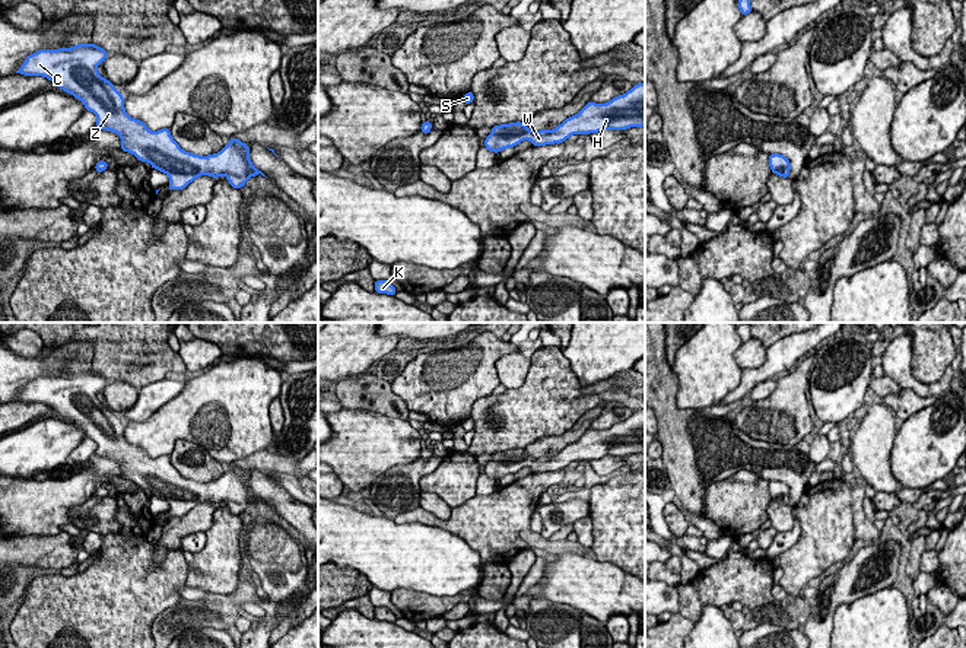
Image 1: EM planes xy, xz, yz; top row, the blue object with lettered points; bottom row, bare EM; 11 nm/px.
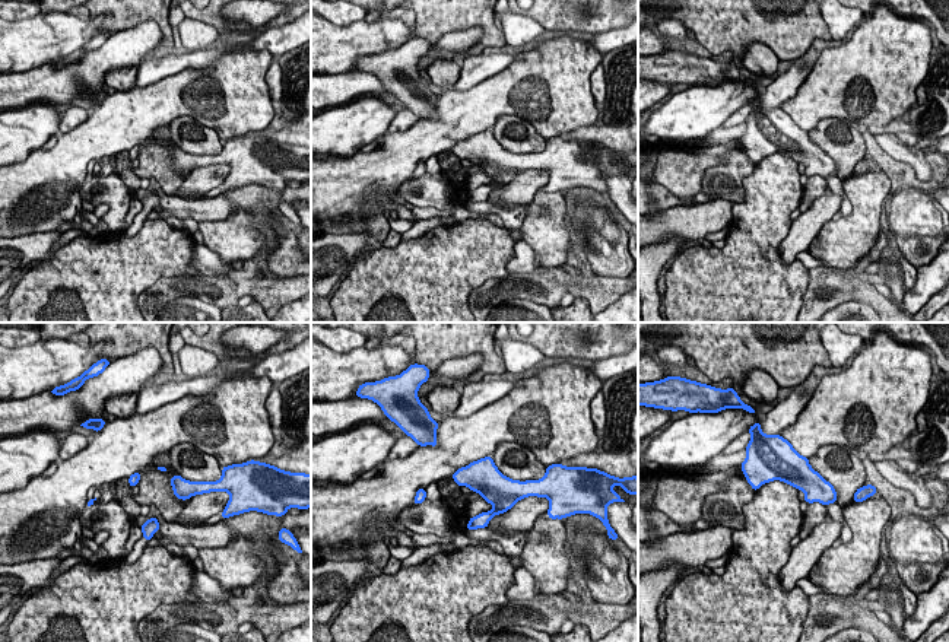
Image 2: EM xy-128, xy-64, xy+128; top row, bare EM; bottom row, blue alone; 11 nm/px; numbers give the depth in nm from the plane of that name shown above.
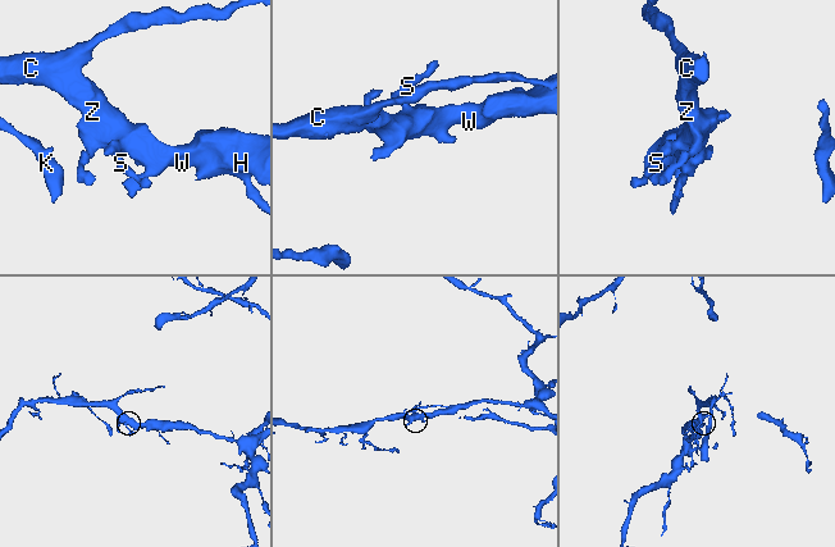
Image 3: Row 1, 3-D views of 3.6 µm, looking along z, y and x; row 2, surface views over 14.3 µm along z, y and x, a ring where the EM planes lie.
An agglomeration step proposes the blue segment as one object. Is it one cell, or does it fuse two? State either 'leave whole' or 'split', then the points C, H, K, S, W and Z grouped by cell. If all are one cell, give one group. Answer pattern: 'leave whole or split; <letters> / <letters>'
leave whole; C H K S W Z

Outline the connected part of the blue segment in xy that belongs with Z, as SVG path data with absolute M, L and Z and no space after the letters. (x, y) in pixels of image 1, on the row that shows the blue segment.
M92 42L38 50L26 57L16 73L47 77L80 99L98 117L95 127L120 134L120 150L134 155L140 162L149 162L153 169L169 177L168 191L182 190L200 175L225 175L232 188L242 188L250 177L266 177L251 163L250 146L235 137L220 152L200 156L182 150L169 128L150 131L142 120L128 117L124 109L125 98L96 70L108 55Z

